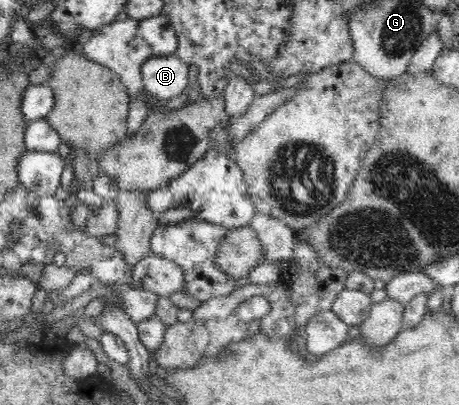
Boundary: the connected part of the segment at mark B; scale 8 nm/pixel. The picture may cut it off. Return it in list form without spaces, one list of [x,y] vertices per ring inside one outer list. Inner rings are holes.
[[[175,55],[150,56],[141,73],[148,97],[158,101],[180,96],[194,79],[192,68]]]

